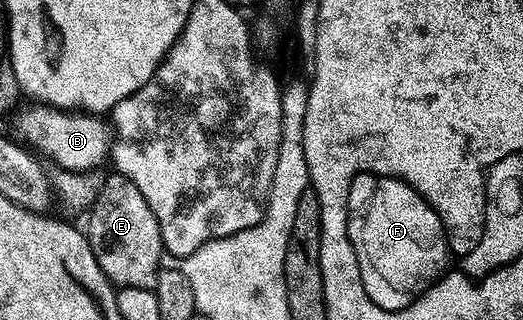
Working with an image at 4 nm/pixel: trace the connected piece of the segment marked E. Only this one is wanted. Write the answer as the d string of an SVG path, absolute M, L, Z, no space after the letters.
M116 172L107 173L96 187L97 199L89 210L87 237L90 248L95 252L99 268L108 276L114 287L157 289L157 271L162 269L161 233L159 220L151 212L151 204L143 200L143 192L127 180L127 176Z

